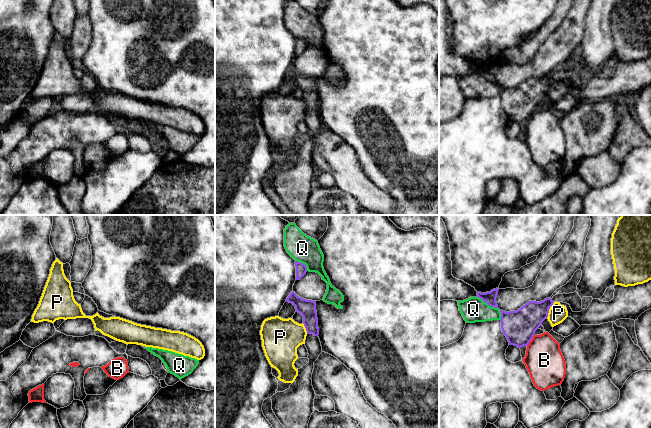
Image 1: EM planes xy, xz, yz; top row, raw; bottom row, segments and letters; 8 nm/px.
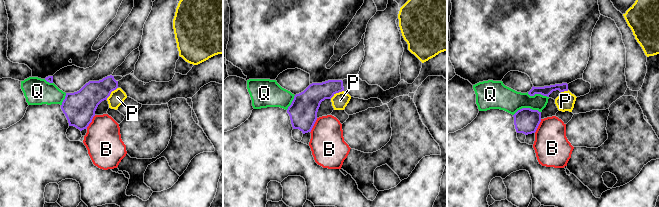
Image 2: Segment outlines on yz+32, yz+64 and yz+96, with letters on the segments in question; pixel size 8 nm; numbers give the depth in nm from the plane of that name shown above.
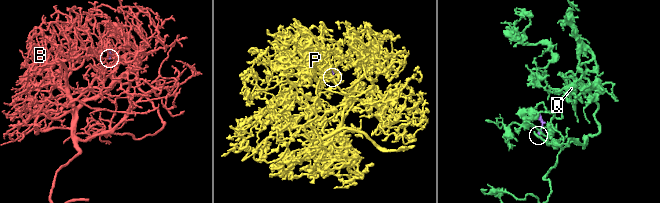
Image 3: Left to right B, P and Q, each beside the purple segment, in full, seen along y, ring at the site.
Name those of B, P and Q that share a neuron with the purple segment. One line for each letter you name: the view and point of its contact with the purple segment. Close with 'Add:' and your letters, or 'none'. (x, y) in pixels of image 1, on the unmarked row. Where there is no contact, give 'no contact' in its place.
Add: none

